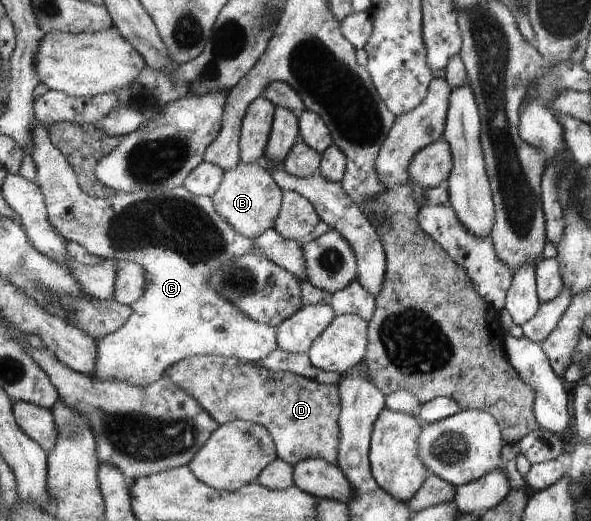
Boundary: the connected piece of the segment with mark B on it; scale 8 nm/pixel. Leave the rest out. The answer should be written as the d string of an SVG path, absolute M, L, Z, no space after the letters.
M239 162L235 168L226 171L222 185L212 198L219 214L239 231L239 234L255 239L275 228L283 206L284 190L275 182L271 171L258 162Z

